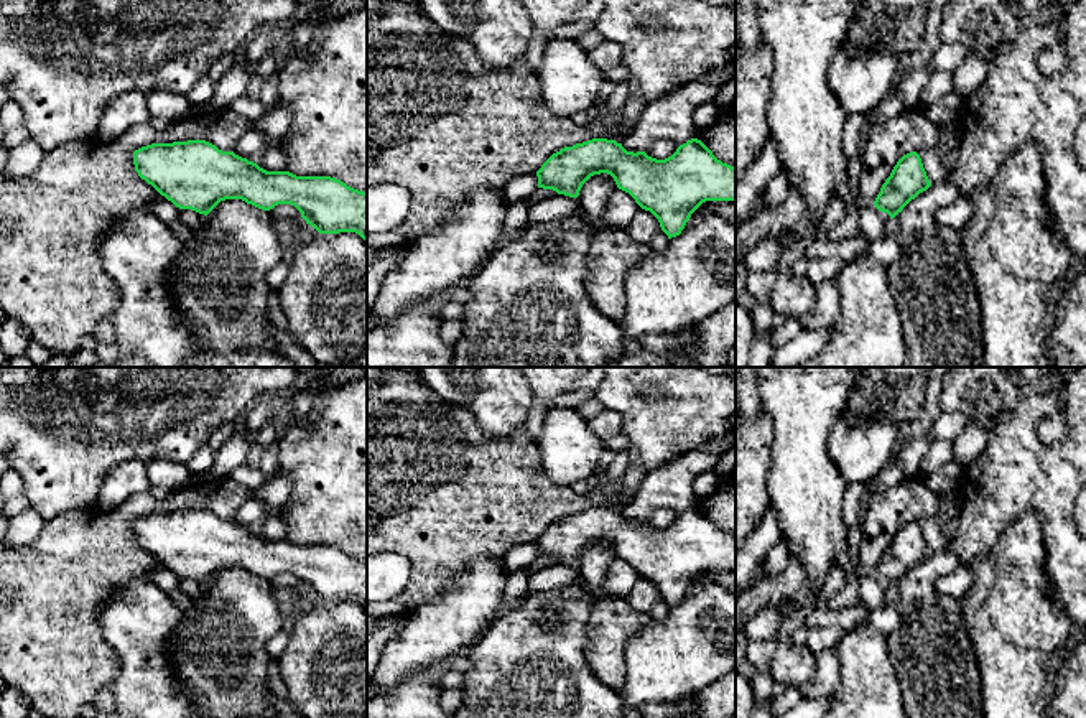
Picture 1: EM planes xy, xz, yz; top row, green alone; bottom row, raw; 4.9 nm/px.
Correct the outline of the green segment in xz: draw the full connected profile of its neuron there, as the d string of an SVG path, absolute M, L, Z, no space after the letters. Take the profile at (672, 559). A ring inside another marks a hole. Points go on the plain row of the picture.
M592 507L553 522L536 540L538 557L578 566L582 553L594 543L607 542L619 558L629 562L635 571L650 580L668 608L685 598L691 583L706 570L736 570L736 537L717 529L698 507L680 514L676 520L657 529L645 520L627 520L622 512L607 507Z

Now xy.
M206 509L151 512L133 520L135 540L179 578L207 585L220 570L242 568L270 580L291 573L319 603L355 601L367 611L367 562L331 545L296 545L290 540L267 540L257 532L222 520Z

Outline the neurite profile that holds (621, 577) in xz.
M614 557L607 568L606 581L601 586L591 586L582 578L576 585L582 586L591 599L596 603L607 596L627 599L638 578L640 575L629 562Z

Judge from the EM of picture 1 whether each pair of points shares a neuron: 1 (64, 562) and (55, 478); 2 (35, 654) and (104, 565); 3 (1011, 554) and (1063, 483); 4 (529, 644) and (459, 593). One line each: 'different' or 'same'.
1: different
2: same
3: different
4: different

